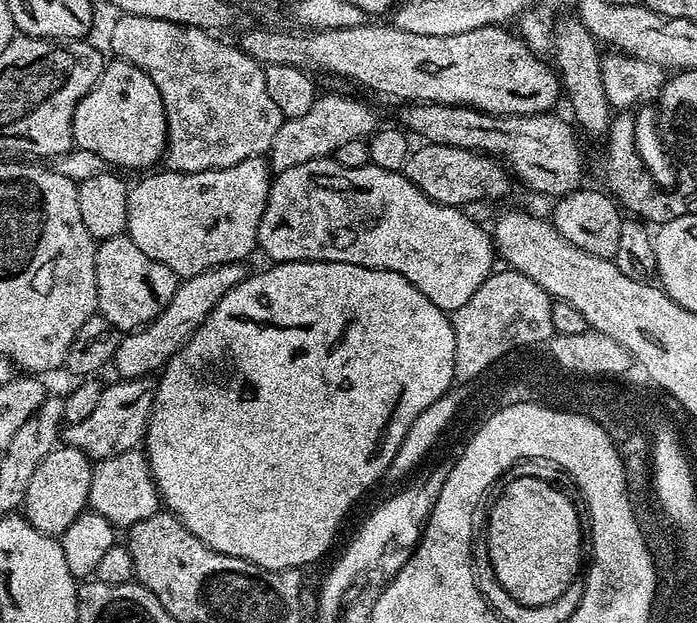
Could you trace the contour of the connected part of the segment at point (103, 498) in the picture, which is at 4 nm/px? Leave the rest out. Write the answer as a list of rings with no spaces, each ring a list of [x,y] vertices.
[[[131,448],[122,454],[114,454],[114,458],[93,463],[88,508],[102,514],[102,518],[117,530],[130,529],[161,511],[160,492],[152,477],[147,455],[140,448]]]

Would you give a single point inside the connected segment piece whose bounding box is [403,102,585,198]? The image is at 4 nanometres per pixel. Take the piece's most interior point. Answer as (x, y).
(542, 150)

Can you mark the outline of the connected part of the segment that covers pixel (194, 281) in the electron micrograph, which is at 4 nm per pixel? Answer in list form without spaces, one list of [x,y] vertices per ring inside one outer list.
[[[243,263],[223,264],[202,270],[202,274],[183,277],[177,283],[174,298],[166,302],[166,310],[162,310],[162,314],[158,314],[158,318],[151,320],[145,328],[129,332],[121,339],[111,363],[111,367],[116,368],[115,375],[122,380],[133,380],[159,373],[170,357],[192,337],[194,330],[202,326],[210,310],[214,310],[214,306],[218,306],[218,302],[222,302],[222,298],[226,298],[226,294],[230,294],[230,290],[234,290],[234,286],[244,280],[244,267]]]

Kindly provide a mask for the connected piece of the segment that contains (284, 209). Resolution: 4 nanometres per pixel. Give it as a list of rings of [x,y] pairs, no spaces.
[[[335,158],[311,160],[310,162],[302,162],[302,166],[290,166],[290,170],[279,173],[273,179],[272,188],[268,191],[266,210],[262,210],[262,222],[258,222],[256,243],[259,251],[261,253],[264,251],[269,256],[269,261],[281,264],[298,262],[299,260],[321,260],[322,262],[346,262],[354,266],[366,266],[374,270],[393,272],[406,278],[406,282],[410,282],[410,286],[414,286],[423,296],[430,298],[430,302],[434,302],[434,306],[438,306],[446,314],[451,314],[458,310],[458,306],[466,306],[470,294],[474,294],[474,290],[478,290],[478,286],[482,286],[484,279],[491,276],[494,271],[494,265],[492,265],[494,240],[489,229],[487,232],[478,221],[471,220],[464,212],[467,211],[450,204],[439,204],[426,198],[426,194],[422,194],[422,190],[418,190],[418,186],[414,186],[414,182],[406,179],[403,172],[382,170],[370,162],[366,166],[351,168],[350,166],[342,166]]]

